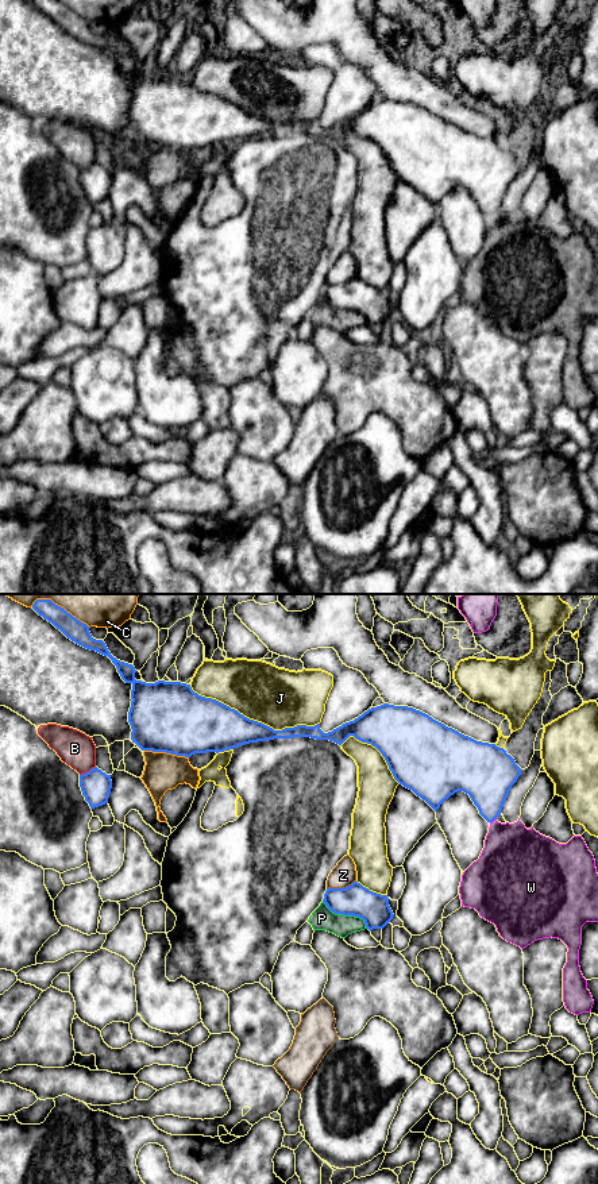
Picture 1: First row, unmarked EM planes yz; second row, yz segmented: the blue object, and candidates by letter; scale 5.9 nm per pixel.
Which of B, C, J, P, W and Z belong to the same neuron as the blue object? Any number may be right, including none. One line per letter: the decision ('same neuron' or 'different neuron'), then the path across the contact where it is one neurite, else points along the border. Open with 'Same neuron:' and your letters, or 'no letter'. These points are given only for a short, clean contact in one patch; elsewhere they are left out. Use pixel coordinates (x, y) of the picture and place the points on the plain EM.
Same neuron: no letter
B: different neuron
C: different neuron
J: different neuron
P: different neuron
W: different neuron
Z: different neuron

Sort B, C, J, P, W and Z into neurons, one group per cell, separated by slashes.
B P W / C / J / Z

